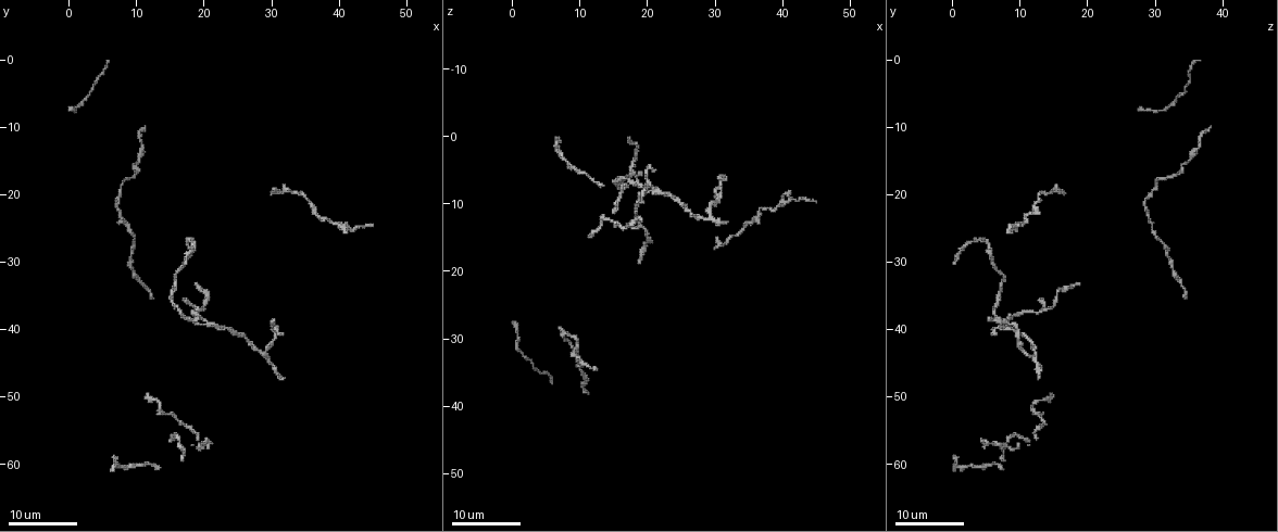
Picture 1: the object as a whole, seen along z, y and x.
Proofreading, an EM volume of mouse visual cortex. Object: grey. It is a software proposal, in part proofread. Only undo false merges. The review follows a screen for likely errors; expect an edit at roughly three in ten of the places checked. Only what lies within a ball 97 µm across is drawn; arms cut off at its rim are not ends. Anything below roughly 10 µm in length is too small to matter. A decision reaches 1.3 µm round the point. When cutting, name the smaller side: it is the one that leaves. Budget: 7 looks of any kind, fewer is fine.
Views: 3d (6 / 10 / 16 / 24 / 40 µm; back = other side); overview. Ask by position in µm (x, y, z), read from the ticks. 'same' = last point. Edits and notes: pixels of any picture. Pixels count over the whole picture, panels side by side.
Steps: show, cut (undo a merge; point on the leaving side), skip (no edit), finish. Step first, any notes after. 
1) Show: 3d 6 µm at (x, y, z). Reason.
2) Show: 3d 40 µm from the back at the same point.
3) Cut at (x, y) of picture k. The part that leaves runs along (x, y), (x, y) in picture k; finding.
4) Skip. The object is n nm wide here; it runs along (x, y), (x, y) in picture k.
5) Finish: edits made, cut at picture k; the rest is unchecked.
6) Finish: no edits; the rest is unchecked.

Show: 3d 16 µm at (21.0, 39.5, 7.5). Two arms in line, one across.

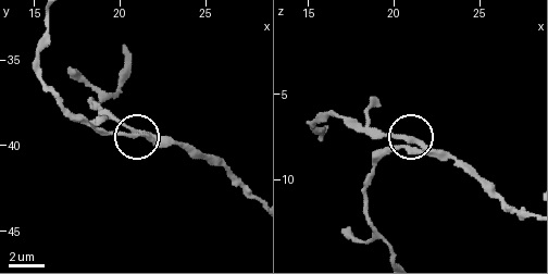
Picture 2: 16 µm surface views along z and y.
Show: 3d 6 µm at (21.0, 39.4, 7.7). Closer look.

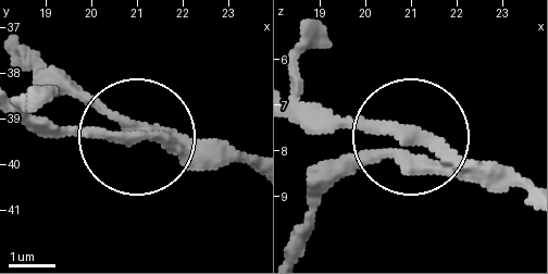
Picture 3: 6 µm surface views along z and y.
Skip. The object is 230 nm wide here; it runs along (294, 247), (328, 188), (402, 146), (375, 129), (297, 122) in picture 3; continuous, no second neuron.

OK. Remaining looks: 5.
Show: 3d 24 µm at (29.0, 44.0, 12.0). Three arms meet.

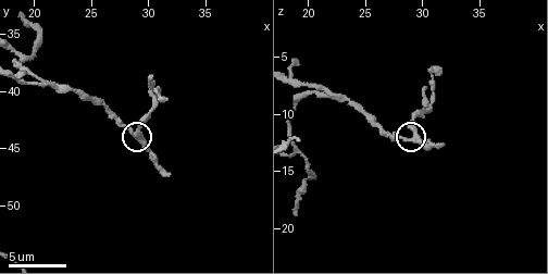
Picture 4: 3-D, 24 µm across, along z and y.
Show: 3d 6 µm at (29.6, 44.0, 11.8). Zoom in.

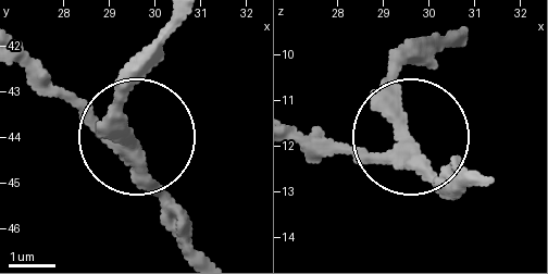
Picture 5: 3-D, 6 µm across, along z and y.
Show: 3d 6 µm from the back at (29.35, 44.00, 11.65).

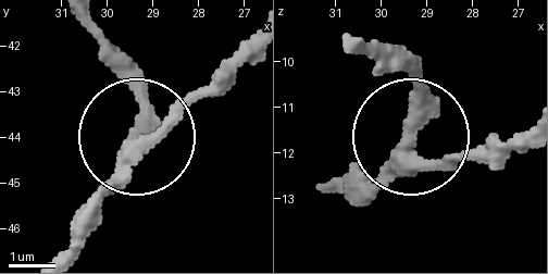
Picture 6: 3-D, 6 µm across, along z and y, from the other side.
Skip. 3 arms meet here; it runs along (523, 133), (441, 160), (407, 140), (352, 202) in picture 6; continuous, no second neuron.

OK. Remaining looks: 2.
Show: 3d 16 µm at (30.0, 40.0, 9.5). Thin arm on a thick one.

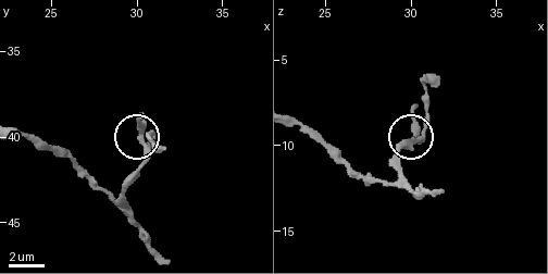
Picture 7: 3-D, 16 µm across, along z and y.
Show: 3d 10 µm at (30.3, 39.7, 9.4).

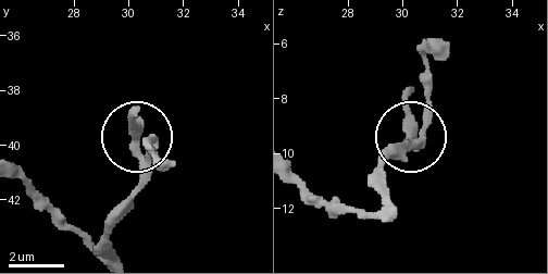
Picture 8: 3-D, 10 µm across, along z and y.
Skip. 3 arms meet here; one neuron here.

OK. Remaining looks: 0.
Finish: no edits; the rest is unchecked.

